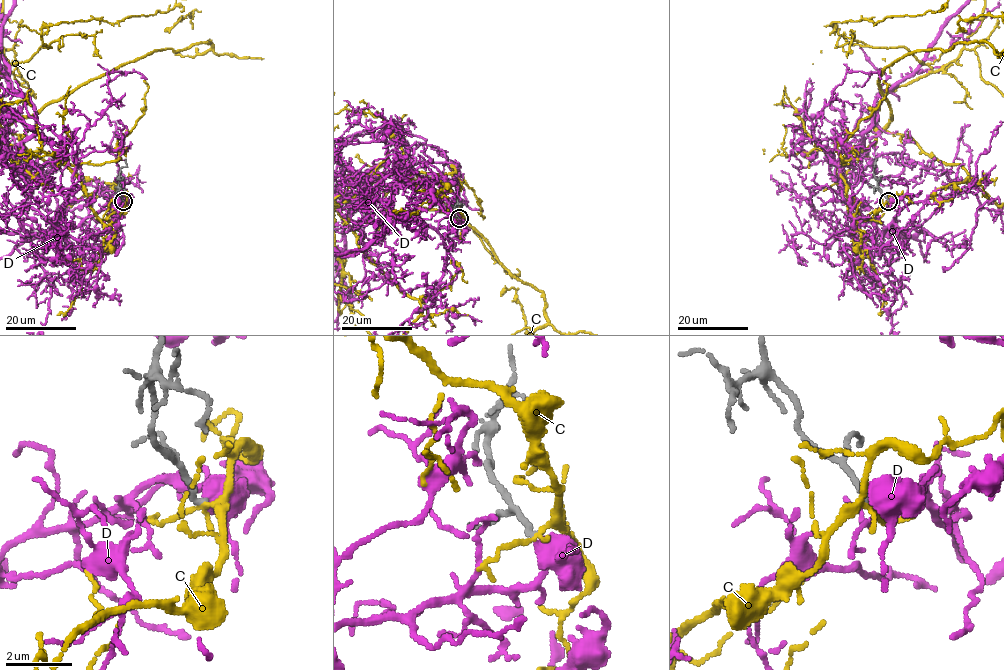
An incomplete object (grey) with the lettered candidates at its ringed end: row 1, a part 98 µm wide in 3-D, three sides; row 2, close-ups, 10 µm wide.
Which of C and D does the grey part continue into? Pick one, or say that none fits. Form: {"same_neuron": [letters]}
{"same_neuron": ["D"]}

